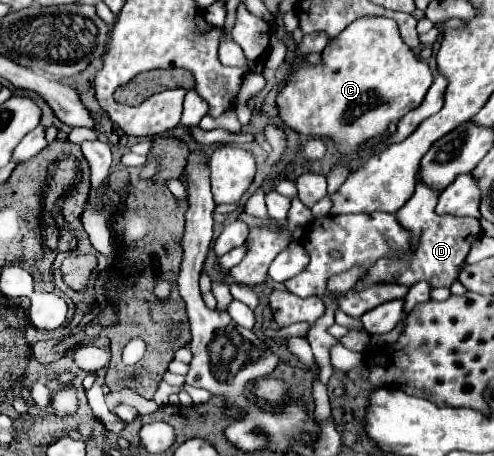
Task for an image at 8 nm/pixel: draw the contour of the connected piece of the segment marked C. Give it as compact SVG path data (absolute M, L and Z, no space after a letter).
M360 18L324 48L322 66L304 64L288 76L278 96L278 110L288 128L334 140L340 154L350 158L364 142L384 136L390 122L416 108L432 82L430 66L402 42L396 22Z

